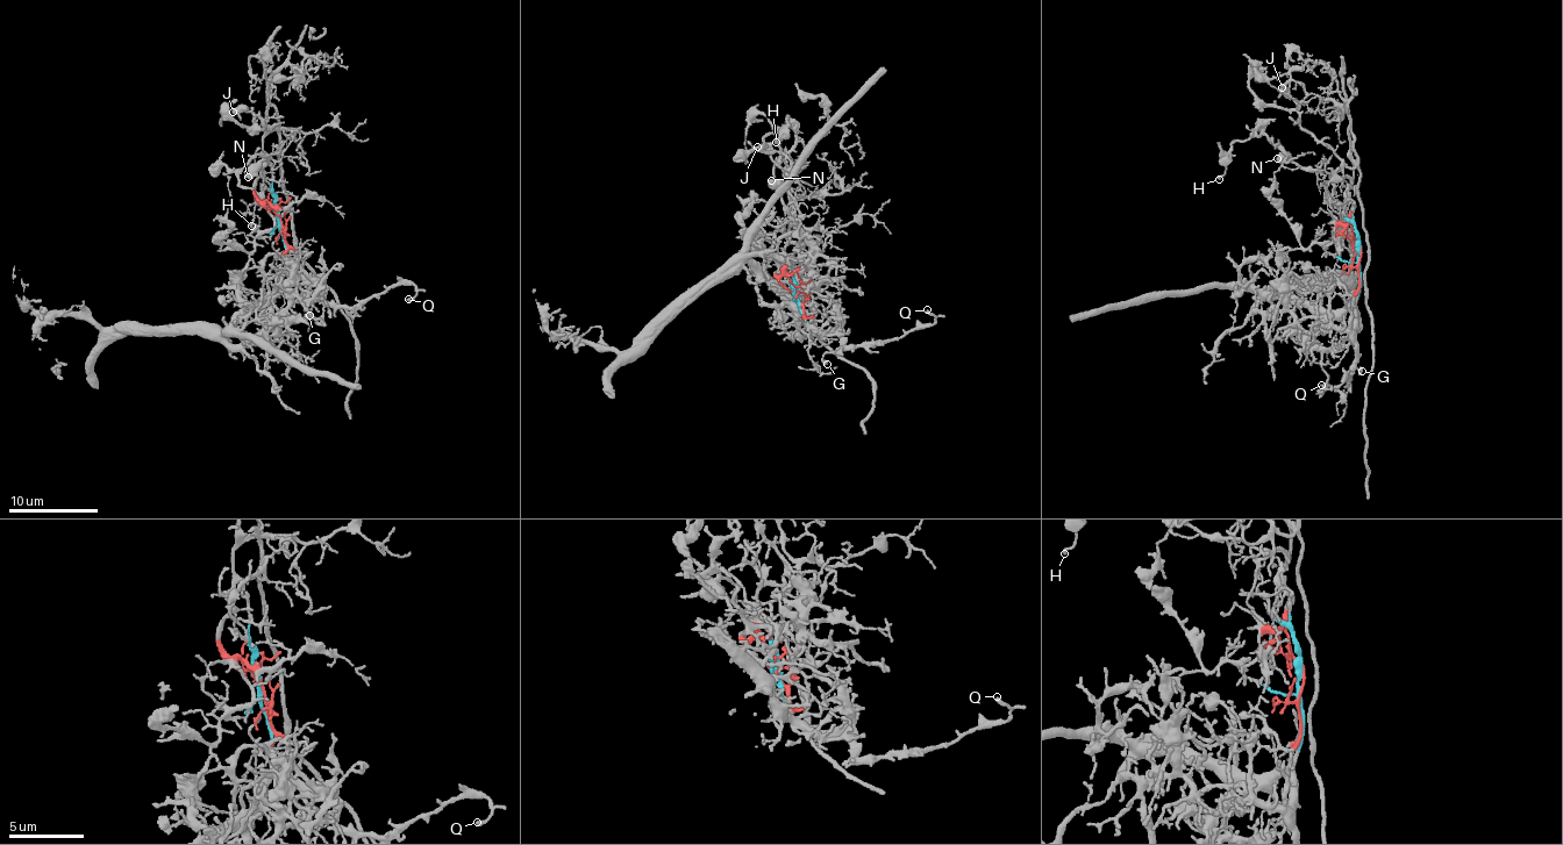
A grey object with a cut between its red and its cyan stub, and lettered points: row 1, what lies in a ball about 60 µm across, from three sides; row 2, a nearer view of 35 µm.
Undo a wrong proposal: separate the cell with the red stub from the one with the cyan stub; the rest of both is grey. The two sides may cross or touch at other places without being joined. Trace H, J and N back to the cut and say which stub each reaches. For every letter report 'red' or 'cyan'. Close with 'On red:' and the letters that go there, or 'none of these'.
H: red
J: red
N: red
On red: H, J, N

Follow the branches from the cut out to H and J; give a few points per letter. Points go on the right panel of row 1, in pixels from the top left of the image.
H: (1361, 255), (1350, 224), (1347, 178), (1293, 164), (1265, 133), (1236, 141), (1218, 179)
J: (1361, 255), (1348, 197), (1354, 166), (1300, 126), (1300, 113), (1280, 86)

